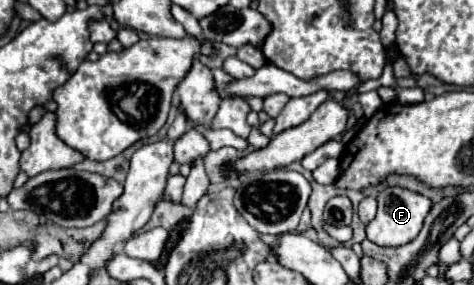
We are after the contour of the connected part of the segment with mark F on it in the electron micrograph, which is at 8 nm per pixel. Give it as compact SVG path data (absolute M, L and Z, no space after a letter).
M385 188L377 200L379 200L379 210L373 222L367 226L367 238L377 246L389 246L389 248L405 246L405 242L411 242L419 234L425 216L433 206L429 198L421 194L413 194L403 188Z

